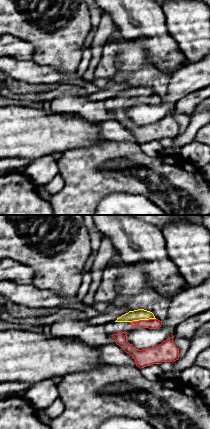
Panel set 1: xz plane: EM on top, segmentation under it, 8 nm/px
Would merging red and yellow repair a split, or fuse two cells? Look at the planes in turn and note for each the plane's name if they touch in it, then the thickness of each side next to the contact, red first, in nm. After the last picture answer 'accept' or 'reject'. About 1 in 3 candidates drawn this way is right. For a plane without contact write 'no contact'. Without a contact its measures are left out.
meets red in xz; 80 nm thick on the red side, 90 nm on the other

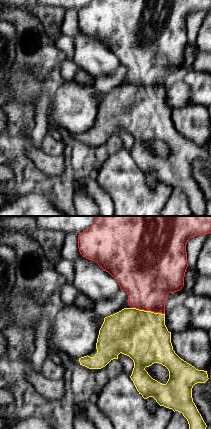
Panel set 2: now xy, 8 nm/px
meets red in xy; 400 nm thick on the red side, 400 nm on the other

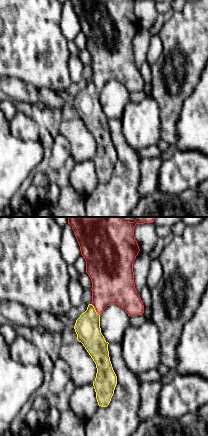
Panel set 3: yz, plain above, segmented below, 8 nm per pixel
meets red in yz; 340 nm thick on the red side, 200 nm on the other

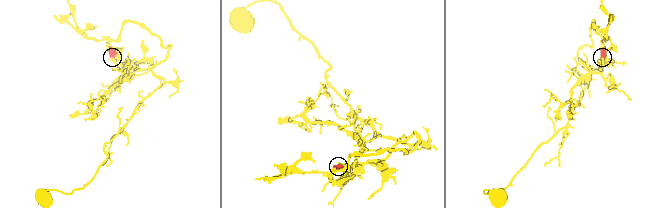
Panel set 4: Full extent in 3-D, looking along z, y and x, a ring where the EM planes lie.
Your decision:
accept

